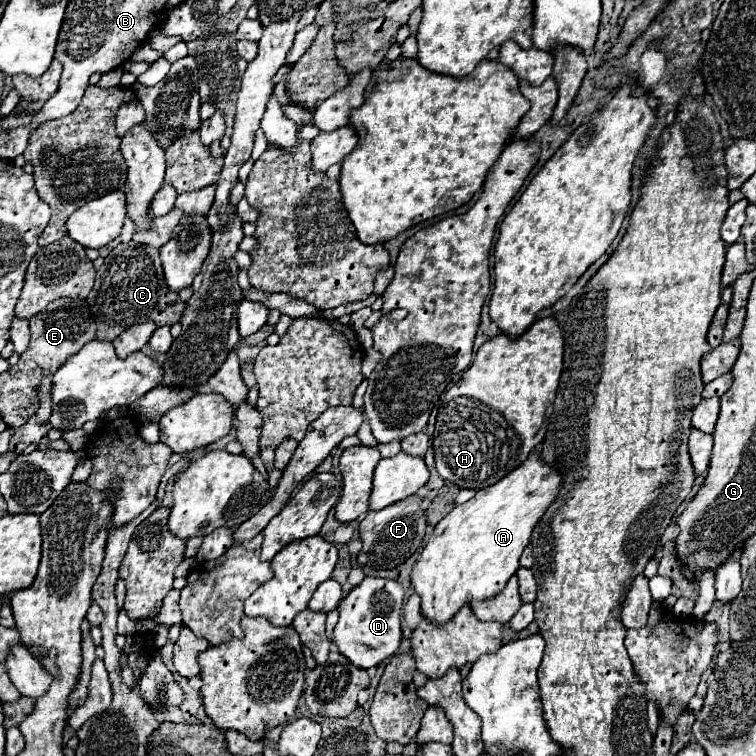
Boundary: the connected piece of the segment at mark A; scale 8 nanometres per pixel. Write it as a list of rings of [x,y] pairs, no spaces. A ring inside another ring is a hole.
[[[534,449],[522,463],[522,467],[516,467],[510,475],[506,475],[492,487],[478,491],[468,503],[456,505],[434,527],[418,563],[412,569],[412,587],[422,597],[422,615],[436,625],[444,625],[448,619],[452,619],[452,615],[458,613],[458,609],[464,603],[470,603],[474,599],[490,599],[498,595],[508,583],[508,579],[518,571],[520,555],[524,547],[530,543],[534,527],[546,513],[546,507],[550,507],[558,499],[560,489],[562,489],[560,471],[544,463],[540,451]]]

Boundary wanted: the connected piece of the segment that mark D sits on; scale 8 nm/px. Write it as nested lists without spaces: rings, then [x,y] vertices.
[[[366,577],[358,587],[354,587],[348,597],[338,605],[340,621],[334,627],[334,645],[338,651],[356,667],[370,669],[392,657],[402,641],[400,629],[400,609],[402,609],[404,589],[394,579]]]

